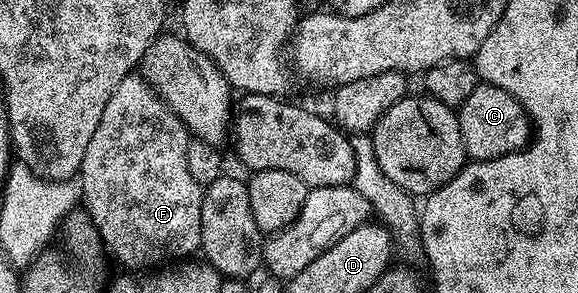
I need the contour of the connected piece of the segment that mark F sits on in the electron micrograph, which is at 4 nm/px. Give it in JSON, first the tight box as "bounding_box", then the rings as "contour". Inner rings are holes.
{"bounding_box":[79,75,202,269],"contour":[[[130,75],[124,77],[111,91],[111,99],[107,99],[107,107],[103,107],[103,116],[99,119],[99,127],[95,127],[95,135],[91,135],[91,143],[87,143],[87,151],[83,151],[83,163],[79,170],[79,193],[83,198],[84,212],[89,214],[89,219],[97,229],[101,237],[102,246],[106,250],[113,252],[113,257],[121,265],[133,269],[138,265],[145,269],[148,265],[160,266],[162,263],[172,262],[174,259],[185,259],[188,253],[196,254],[201,248],[201,195],[202,186],[191,179],[191,171],[187,171],[187,143],[191,139],[191,134],[186,129],[185,124],[168,109],[165,102],[157,96],[153,88],[146,83],[144,77],[140,75]]]}

